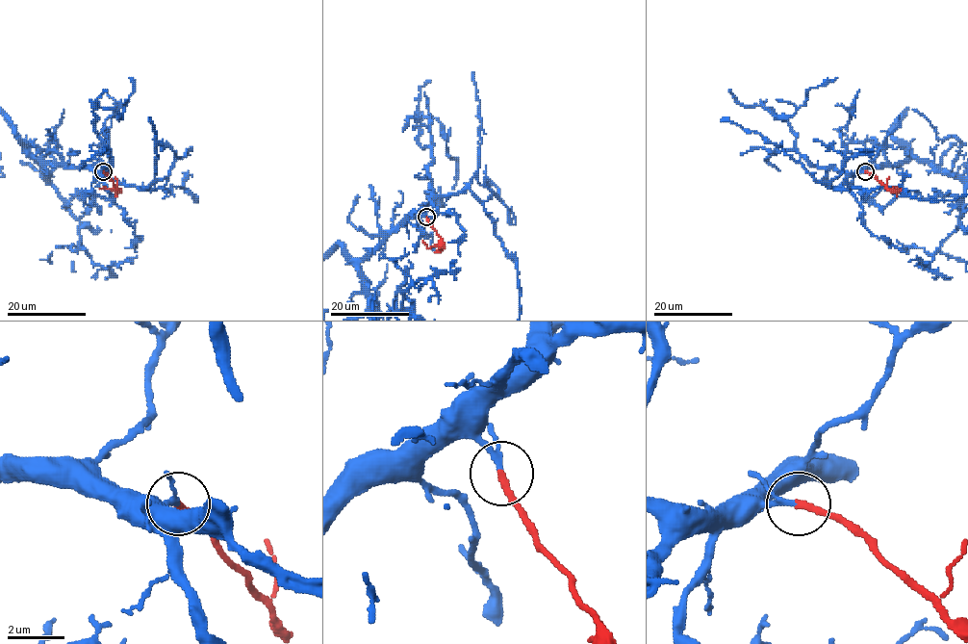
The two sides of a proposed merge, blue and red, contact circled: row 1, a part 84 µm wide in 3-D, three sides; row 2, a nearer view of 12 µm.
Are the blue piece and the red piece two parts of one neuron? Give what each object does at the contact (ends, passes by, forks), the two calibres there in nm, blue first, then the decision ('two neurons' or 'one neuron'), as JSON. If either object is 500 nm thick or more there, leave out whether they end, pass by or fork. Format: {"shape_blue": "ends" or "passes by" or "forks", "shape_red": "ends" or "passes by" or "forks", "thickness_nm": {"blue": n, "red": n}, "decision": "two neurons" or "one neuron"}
{"shape_blue": "passes by", "shape_red": "ends", "thickness_nm": {"blue": 160, "red": 240}, "decision": "one neuron"}

